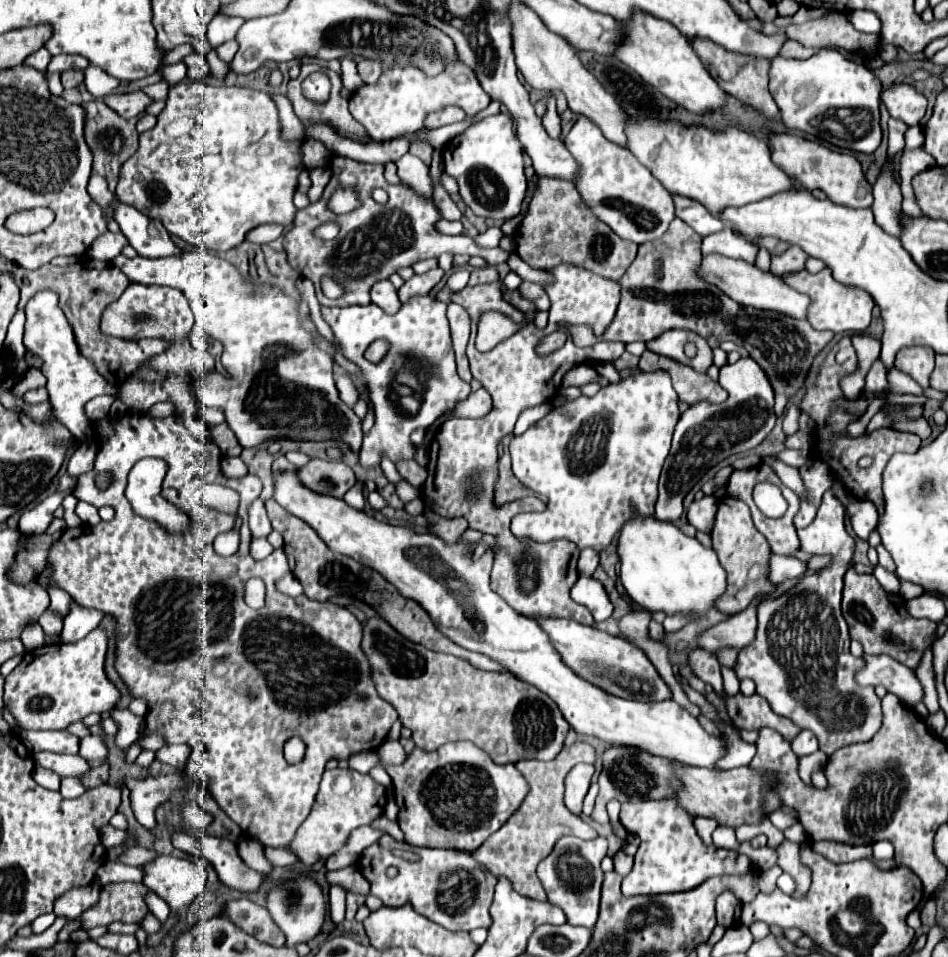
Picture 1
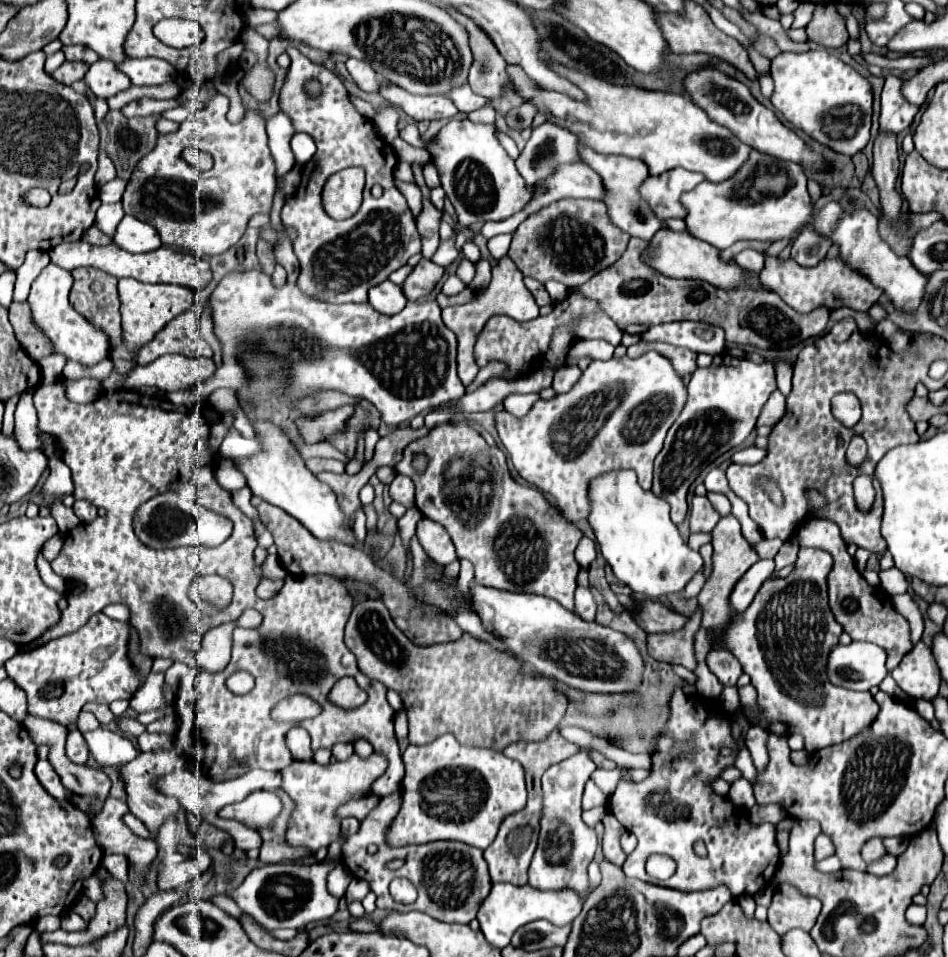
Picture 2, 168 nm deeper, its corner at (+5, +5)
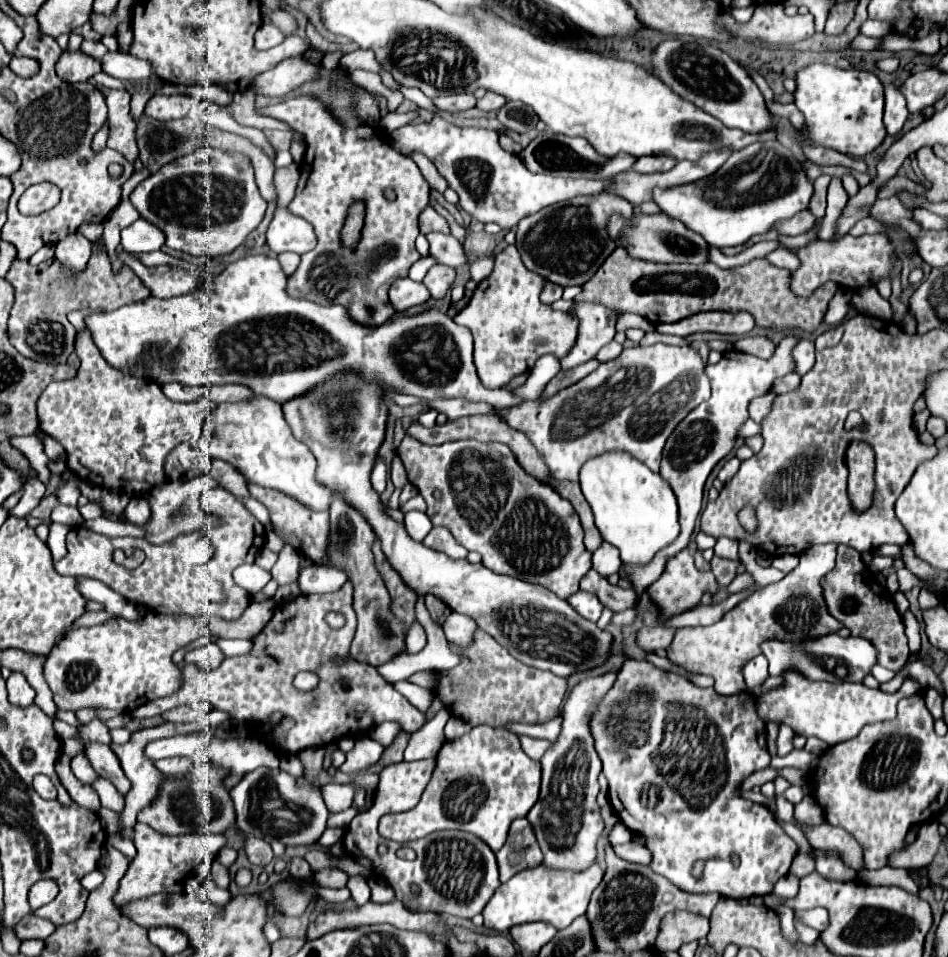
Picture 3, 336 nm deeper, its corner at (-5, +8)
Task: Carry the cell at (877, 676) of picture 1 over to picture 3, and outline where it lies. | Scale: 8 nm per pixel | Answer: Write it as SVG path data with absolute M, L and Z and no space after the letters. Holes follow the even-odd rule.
M825 634L819 638L807 638L799 642L783 640L765 640L761 644L763 656L769 660L769 674L779 676L787 670L795 670L809 680L827 680L827 682L861 682L869 674L871 666L877 664L875 648L865 638L841 638L837 634Z

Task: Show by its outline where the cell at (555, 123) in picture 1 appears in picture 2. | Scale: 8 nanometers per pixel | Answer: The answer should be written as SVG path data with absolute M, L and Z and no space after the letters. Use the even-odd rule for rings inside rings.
M547 121L535 127L523 153L515 161L517 171L521 173L525 183L533 187L535 181L545 177L545 173L551 173L557 163L579 159L575 141L575 135L559 127L557 123L553 125L551 121Z

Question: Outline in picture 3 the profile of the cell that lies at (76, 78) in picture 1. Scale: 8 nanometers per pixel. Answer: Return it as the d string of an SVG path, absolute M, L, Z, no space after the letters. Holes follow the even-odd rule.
M81 50L63 52L55 70L57 70L57 76L65 82L87 82L97 72L101 72L101 62L83 54Z

